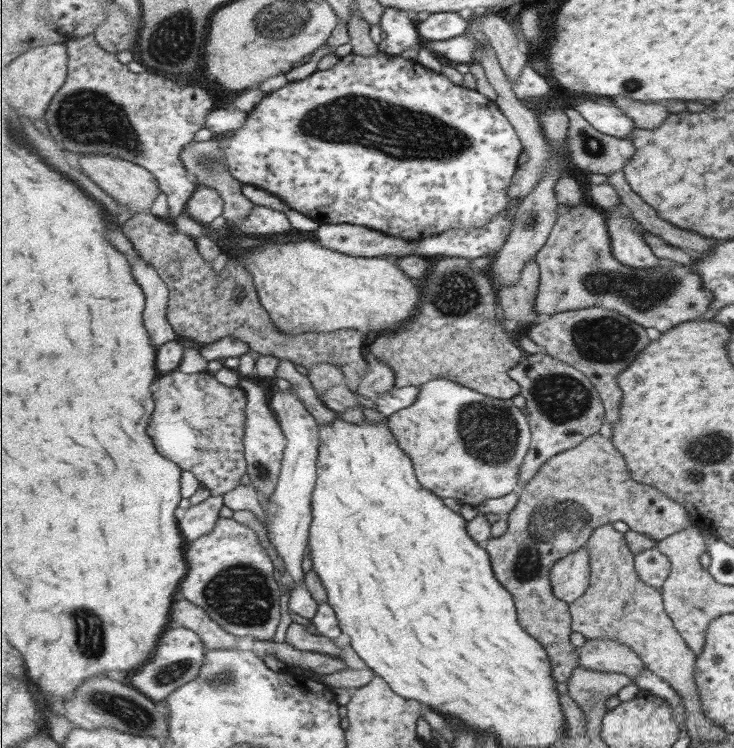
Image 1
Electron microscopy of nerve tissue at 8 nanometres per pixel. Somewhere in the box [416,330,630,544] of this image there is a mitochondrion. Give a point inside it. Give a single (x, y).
(492, 434)

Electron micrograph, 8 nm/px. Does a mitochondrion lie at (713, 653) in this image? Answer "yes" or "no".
no

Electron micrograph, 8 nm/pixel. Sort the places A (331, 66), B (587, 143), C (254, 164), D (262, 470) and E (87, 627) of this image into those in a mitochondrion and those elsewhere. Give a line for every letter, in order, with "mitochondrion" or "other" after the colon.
A: other
B: mitochondrion
C: other
D: mitochondrion
E: mitochondrion

